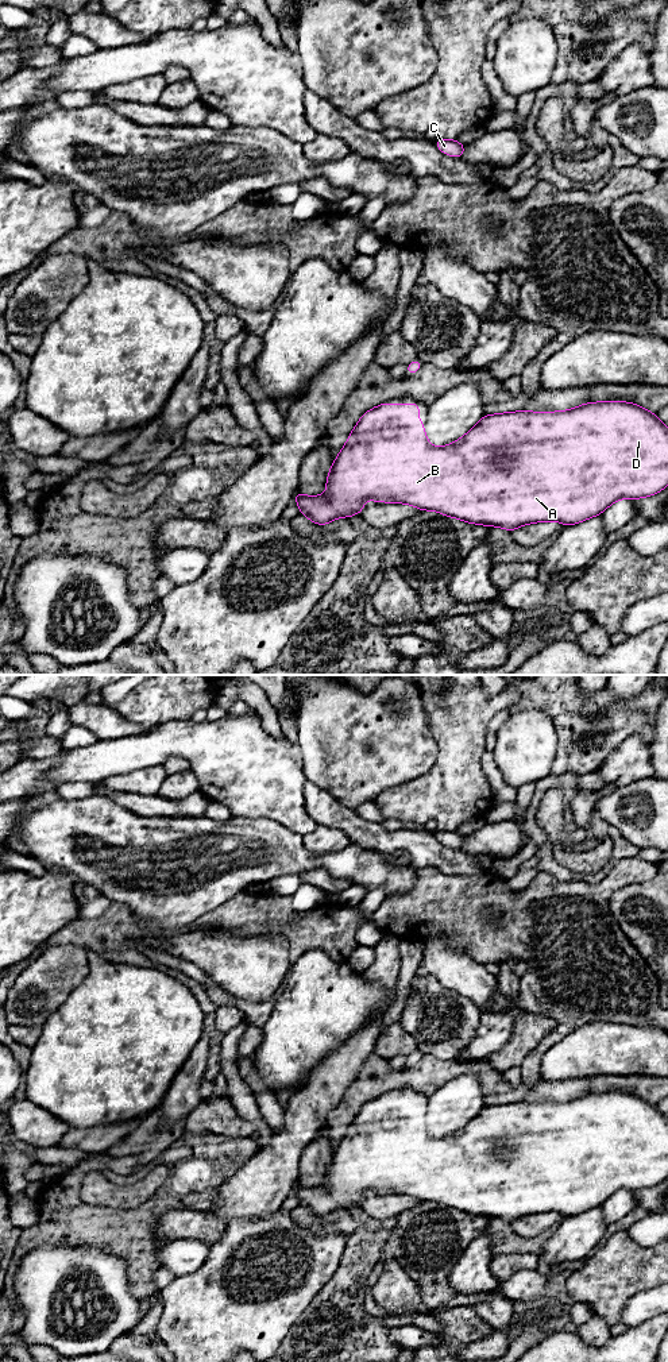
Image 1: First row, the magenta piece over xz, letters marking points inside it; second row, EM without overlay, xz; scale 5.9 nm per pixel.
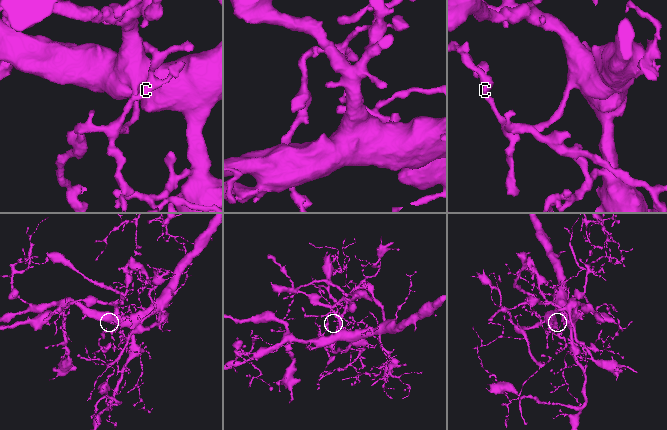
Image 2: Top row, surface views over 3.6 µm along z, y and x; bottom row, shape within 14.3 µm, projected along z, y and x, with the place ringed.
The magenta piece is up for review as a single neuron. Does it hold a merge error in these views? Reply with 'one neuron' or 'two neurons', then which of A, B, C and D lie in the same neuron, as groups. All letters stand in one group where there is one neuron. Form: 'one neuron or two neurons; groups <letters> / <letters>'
one neuron; groups A B C D

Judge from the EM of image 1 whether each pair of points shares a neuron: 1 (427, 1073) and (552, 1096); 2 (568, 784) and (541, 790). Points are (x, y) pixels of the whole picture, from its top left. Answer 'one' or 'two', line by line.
1: one
2: one

